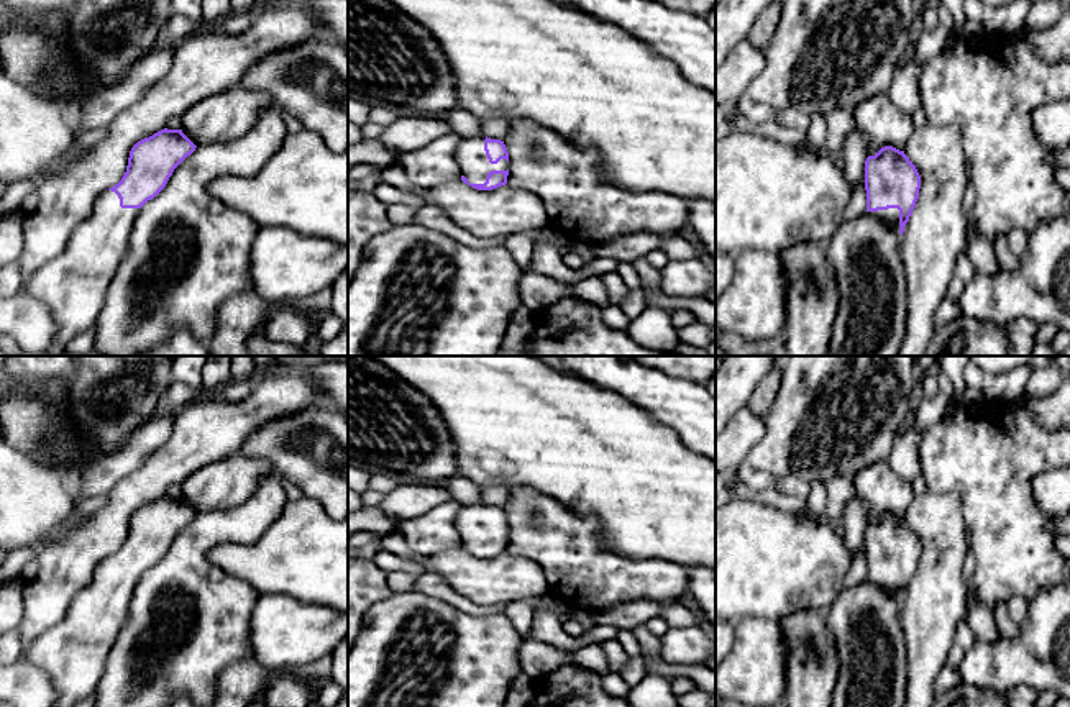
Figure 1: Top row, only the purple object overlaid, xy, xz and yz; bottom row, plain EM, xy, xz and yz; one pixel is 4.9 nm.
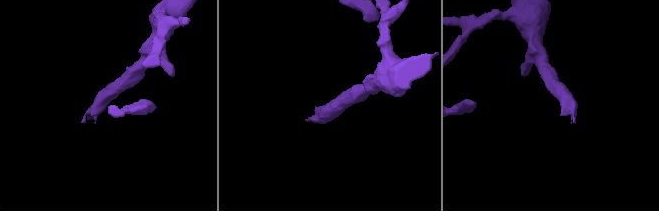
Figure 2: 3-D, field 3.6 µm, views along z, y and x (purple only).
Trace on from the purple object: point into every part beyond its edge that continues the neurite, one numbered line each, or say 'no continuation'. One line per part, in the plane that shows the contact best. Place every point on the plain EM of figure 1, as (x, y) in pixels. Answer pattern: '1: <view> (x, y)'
1: xz (470, 522)

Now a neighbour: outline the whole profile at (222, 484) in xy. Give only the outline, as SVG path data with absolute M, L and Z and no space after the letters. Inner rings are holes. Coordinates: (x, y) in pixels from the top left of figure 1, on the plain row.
M235 453L192 472L181 497L195 513L228 510L243 505L264 476L277 476L269 461Z

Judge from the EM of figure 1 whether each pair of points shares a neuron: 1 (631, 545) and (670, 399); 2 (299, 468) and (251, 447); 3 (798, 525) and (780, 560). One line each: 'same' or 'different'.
1: different
2: same
3: same

